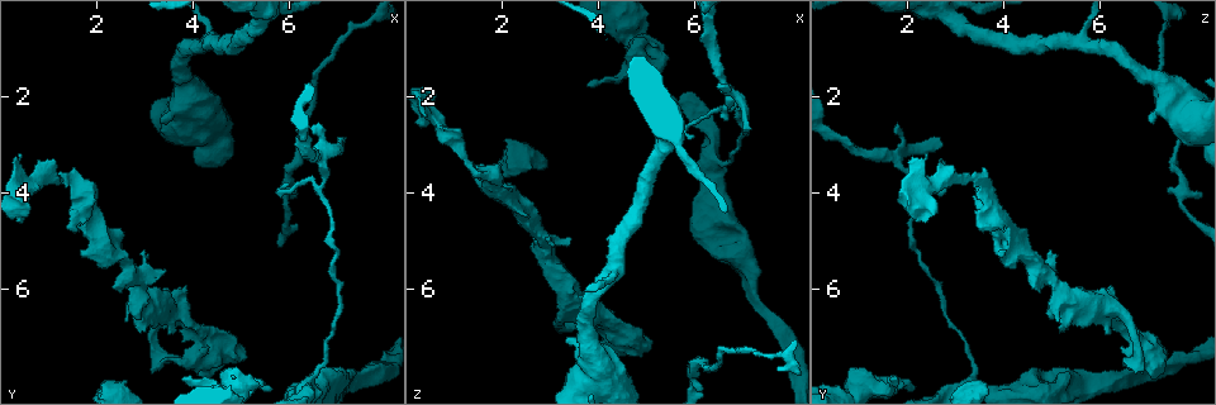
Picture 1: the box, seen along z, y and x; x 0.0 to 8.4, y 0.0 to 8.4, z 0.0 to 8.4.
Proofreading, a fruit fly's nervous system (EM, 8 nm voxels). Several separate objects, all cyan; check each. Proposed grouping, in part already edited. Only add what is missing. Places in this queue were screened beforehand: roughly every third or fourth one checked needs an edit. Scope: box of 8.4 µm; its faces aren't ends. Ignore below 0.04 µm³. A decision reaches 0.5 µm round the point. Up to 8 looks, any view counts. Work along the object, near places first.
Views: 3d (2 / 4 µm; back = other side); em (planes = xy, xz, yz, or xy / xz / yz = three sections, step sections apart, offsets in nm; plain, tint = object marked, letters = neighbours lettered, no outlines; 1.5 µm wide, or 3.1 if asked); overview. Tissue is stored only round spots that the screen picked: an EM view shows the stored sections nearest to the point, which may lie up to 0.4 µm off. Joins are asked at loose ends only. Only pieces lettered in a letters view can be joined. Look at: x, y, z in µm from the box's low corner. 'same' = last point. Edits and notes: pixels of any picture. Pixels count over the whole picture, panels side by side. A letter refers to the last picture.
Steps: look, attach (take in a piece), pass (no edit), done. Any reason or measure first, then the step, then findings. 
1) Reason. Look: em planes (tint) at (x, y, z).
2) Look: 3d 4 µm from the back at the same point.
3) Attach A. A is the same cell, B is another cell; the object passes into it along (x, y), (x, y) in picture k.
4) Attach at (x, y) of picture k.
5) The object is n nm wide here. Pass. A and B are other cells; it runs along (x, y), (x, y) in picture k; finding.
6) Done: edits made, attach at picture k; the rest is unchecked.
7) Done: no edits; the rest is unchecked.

An open end. Look: 3d 2 µm at (1.35, 4.65, 3.50).

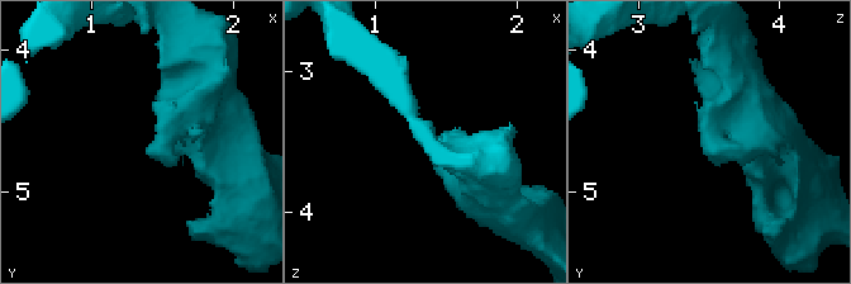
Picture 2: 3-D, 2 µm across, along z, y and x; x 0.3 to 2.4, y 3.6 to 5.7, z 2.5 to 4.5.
Shape alone is not enough. Look: em yz step 8 (tint) at (1.40, 4.68, 3.52).

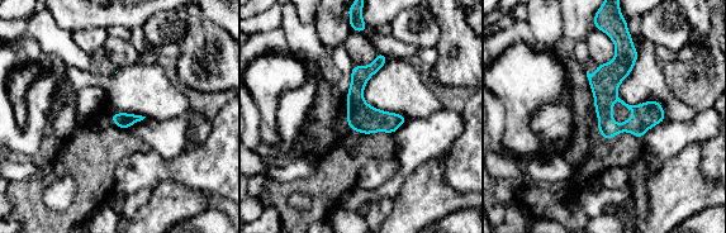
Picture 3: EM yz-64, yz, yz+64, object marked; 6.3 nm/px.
Look: em xy step 8 (letters) at the same point.

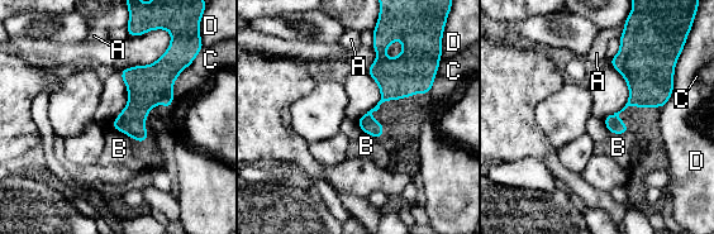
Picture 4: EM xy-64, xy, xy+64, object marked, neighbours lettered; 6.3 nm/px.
Pass. A, B, C and D are other cells; no lettered piece goes on from it.

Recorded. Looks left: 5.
Free end. Look: 3d 2 µm at (3.50, 5.60, 5.05).

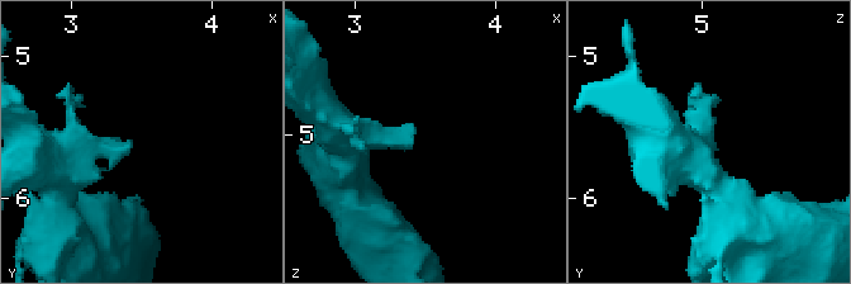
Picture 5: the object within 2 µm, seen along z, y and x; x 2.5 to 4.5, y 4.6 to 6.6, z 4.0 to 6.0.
Look: em planes (letters) at (3.44, 5.58, 5.06).

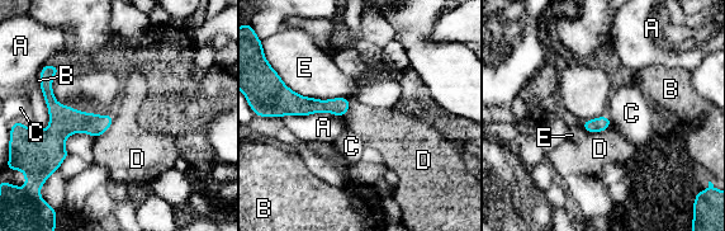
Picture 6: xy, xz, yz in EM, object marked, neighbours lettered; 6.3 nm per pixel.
Pass. A, B, C, D and E are other cells; it runs along (55, 70), (48, 97), (57, 112), (58, 160) in picture 6; no lettered piece goes on from it.

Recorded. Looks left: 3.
An open end. Look: 3d 2 µm from the back at (7.10, 3.00, 2.75).

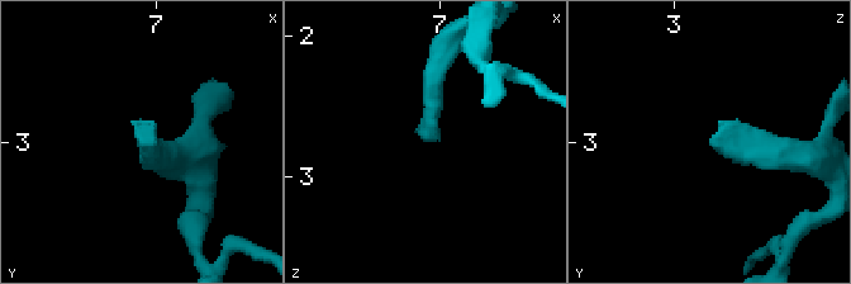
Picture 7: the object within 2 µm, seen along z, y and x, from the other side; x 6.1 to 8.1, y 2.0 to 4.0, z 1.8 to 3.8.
Look: em planes (tint) at (7.06, 3.02, 2.76).

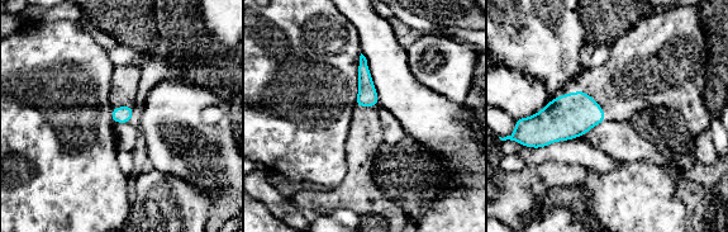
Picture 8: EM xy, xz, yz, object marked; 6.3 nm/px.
What lies round it. Look: em planes (letters) at the same point.

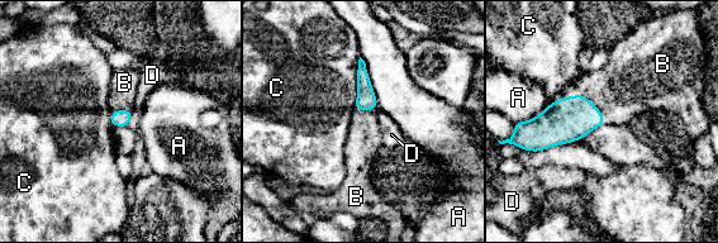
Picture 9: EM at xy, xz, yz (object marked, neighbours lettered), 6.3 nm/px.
The object is 100 nm wide here. Attach B. B is the same cell, A, C and D are other cells; the object passes into it along (569, 119), (592, 101), (627, 86) in picture 9; it goes on there.

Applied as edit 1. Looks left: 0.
Done: edits made, attach at picture 9; the rest is unchecked.

